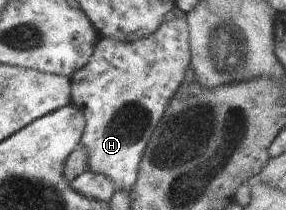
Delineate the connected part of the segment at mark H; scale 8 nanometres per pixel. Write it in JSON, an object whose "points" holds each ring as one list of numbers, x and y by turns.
{"points":[[173,16,167,18,166,21,159,26,159,29,155,30,155,33,134,42,116,42,106,36,100,36,89,63,84,65,81,69,79,69,79,71,75,71,75,73,73,73,70,77,72,104,84,113,86,119,85,131,80,139,80,144,86,149,86,156,88,157,86,169,91,170,96,174,103,174,104,176,107,176,115,184,116,191,125,190,126,192,129,192,133,187,133,184,138,178,138,169,141,157,143,157,145,148,149,145,149,140,151,139,153,130,157,127,159,120,162,118,163,112,165,111,171,96,178,90,181,82,183,82,188,75,190,75,190,61,192,60,192,55,190,52,188,37,188,23,183,21,183,19]]}

